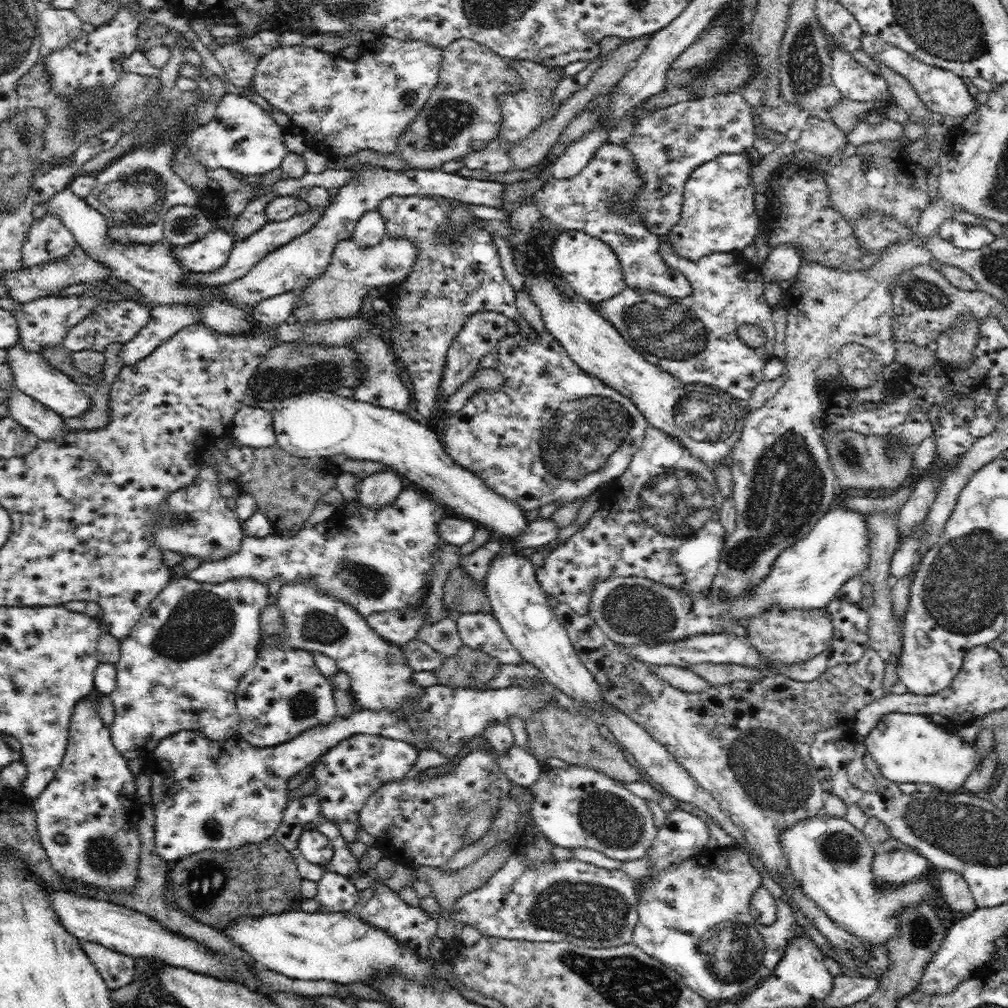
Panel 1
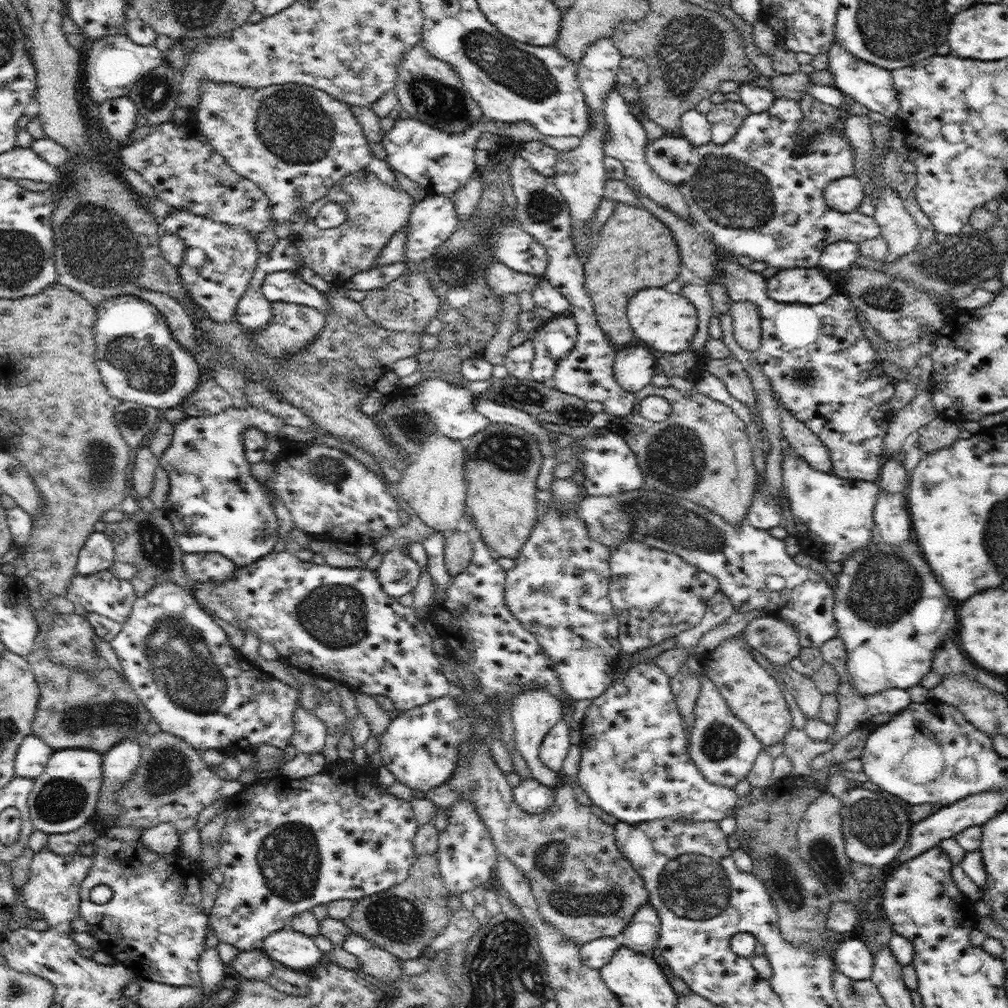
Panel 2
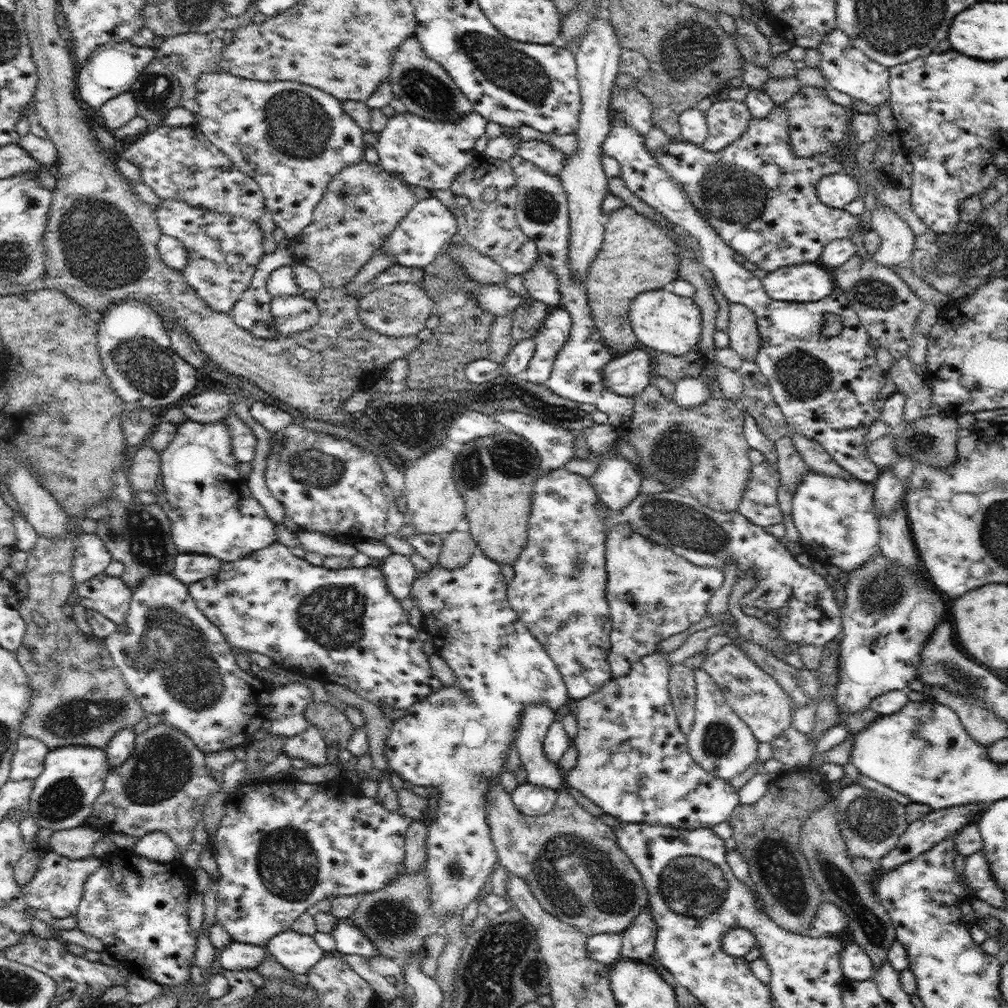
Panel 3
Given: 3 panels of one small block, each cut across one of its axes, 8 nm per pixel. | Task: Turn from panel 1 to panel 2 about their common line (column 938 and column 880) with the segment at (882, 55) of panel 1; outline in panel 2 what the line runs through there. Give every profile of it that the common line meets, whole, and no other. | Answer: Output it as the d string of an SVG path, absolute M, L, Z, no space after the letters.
M837 40L833 42L827 55L829 56L828 70L835 78L834 86L846 95L849 102L860 102L869 110L887 117L895 117L897 115L900 110L900 99L894 86L891 71L856 58L855 54L844 50Z

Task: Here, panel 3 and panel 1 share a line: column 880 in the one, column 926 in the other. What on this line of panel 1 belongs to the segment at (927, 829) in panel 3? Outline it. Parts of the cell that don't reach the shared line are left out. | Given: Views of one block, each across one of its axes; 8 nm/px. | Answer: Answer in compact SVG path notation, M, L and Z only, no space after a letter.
M905 846L892 852L877 851L872 860L876 885L880 887L903 885L929 868L930 862L924 855Z

